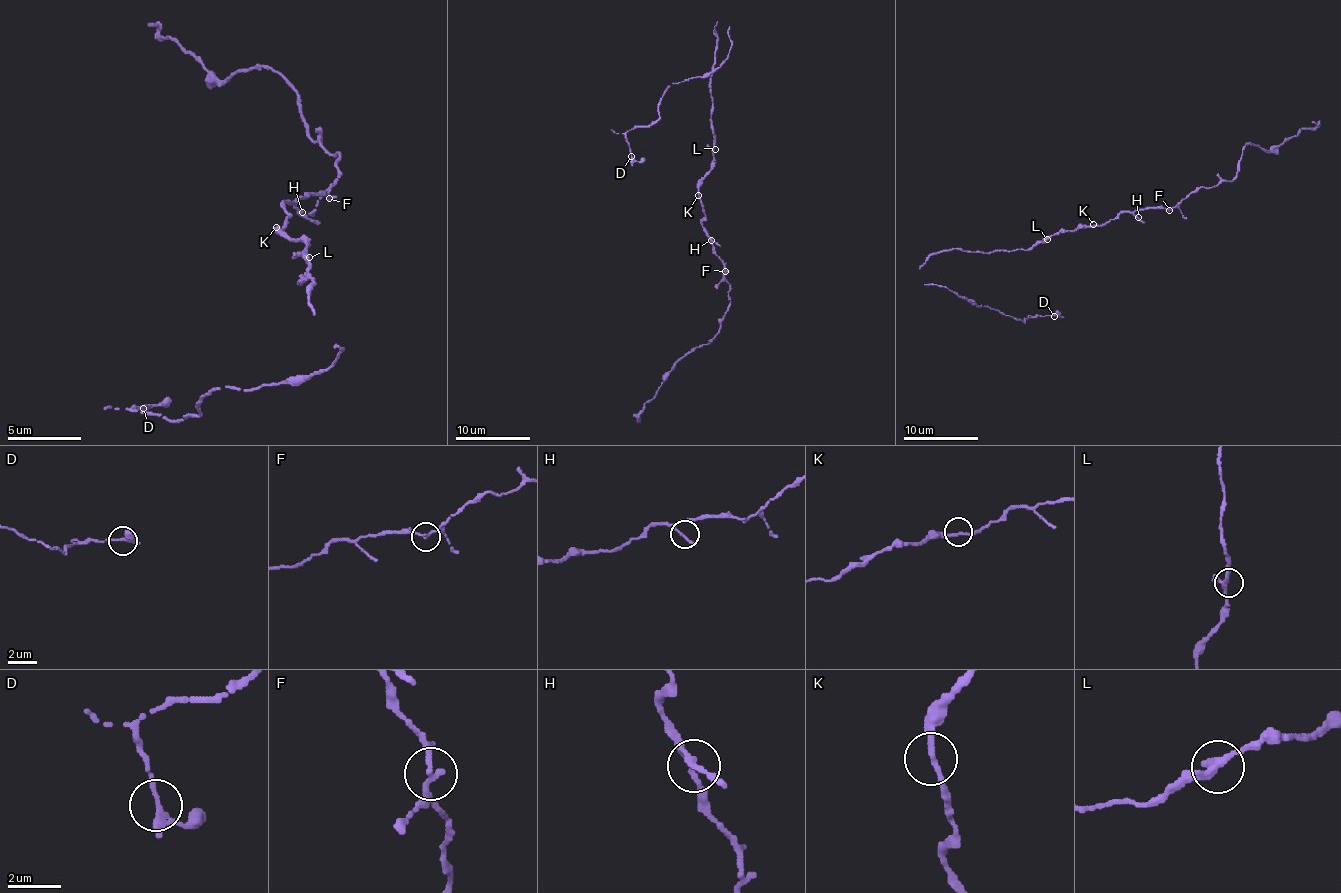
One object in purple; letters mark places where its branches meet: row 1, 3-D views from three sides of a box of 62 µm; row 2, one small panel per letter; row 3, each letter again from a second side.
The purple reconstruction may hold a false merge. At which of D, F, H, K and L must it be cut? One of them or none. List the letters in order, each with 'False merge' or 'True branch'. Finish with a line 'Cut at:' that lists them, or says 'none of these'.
D: True branch
F: True branch
H: True branch
K: True branch
L: True branch
Cut at: none of these

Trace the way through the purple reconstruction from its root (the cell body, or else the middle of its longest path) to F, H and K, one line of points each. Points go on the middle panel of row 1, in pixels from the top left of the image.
F: (713, 147), (713, 167), (698, 188), (698, 197), (706, 214), (702, 222), (704, 231), (722, 261), (724, 272)
H: (713, 147), (713, 167), (698, 188), (698, 197), (706, 214), (702, 225), (711, 240)
K: (713, 147), (713, 167), (702, 180), (698, 195)

